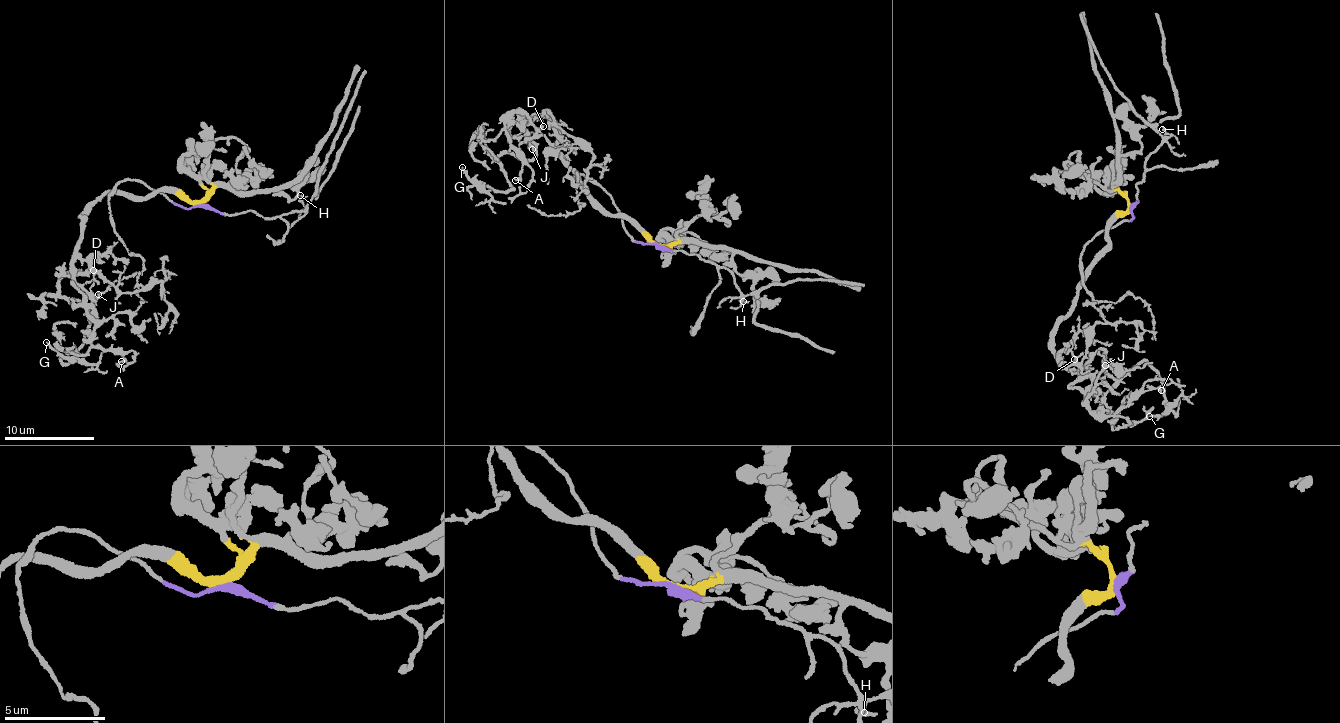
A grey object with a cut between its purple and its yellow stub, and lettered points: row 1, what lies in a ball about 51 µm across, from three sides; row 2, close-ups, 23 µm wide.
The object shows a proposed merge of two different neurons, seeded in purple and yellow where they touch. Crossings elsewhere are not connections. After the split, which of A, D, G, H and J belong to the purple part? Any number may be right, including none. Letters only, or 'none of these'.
H

